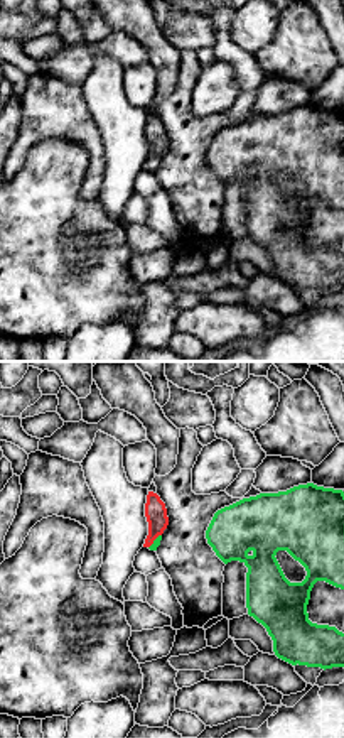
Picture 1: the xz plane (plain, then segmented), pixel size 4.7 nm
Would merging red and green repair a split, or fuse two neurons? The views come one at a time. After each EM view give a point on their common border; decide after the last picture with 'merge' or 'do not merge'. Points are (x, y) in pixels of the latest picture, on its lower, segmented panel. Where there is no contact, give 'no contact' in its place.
(154, 539)

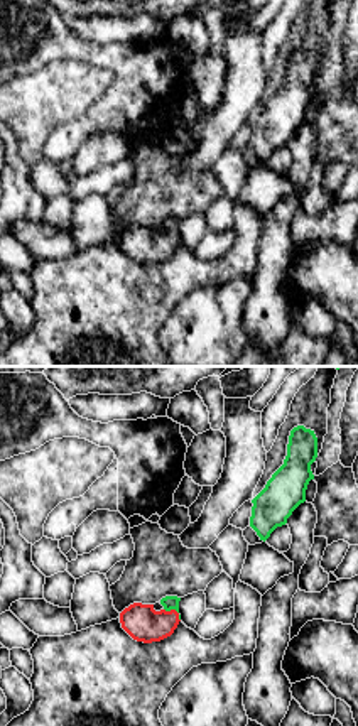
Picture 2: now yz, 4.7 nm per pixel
(174, 610)

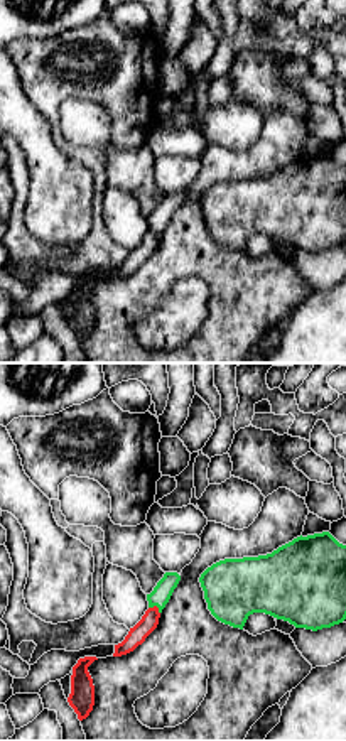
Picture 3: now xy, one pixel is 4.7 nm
(156, 606)

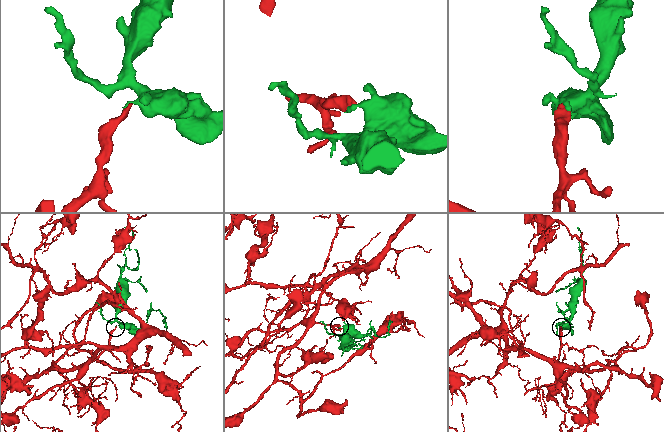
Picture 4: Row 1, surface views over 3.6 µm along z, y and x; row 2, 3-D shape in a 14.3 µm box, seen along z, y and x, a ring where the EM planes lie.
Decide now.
merge

